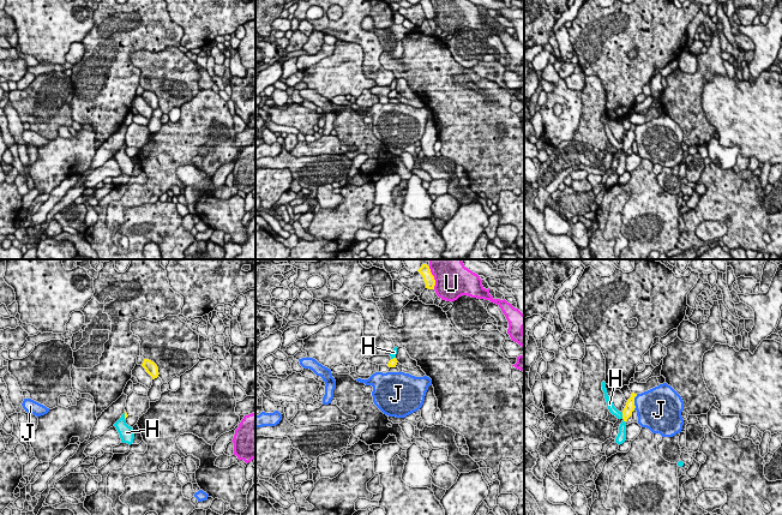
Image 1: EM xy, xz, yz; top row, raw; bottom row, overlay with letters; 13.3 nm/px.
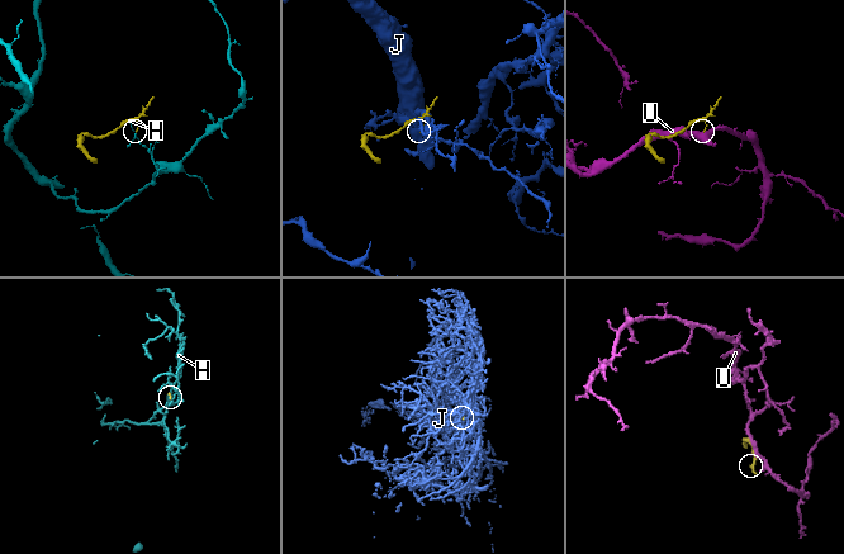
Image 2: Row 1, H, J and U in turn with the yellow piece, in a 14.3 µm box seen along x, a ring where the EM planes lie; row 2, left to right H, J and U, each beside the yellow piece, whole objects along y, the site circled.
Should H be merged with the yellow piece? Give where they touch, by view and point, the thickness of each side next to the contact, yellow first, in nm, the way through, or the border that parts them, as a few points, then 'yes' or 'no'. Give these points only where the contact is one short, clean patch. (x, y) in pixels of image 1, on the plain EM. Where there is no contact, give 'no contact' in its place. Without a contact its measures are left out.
meets yellow in yz at (623, 147); 130 nm thick on the yellow side, 90 nm on the other; border along yz (621, 144), (623, 149); no

